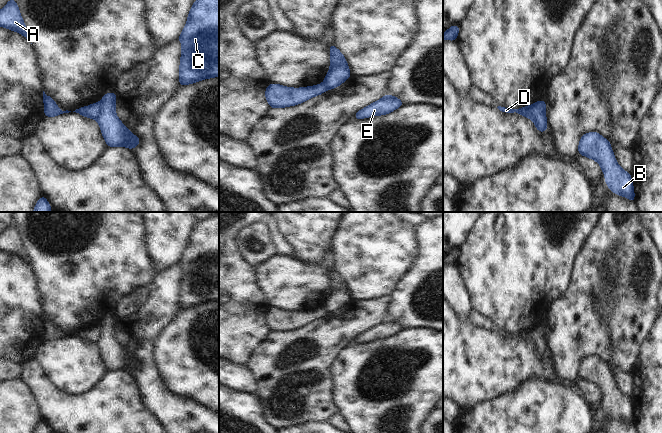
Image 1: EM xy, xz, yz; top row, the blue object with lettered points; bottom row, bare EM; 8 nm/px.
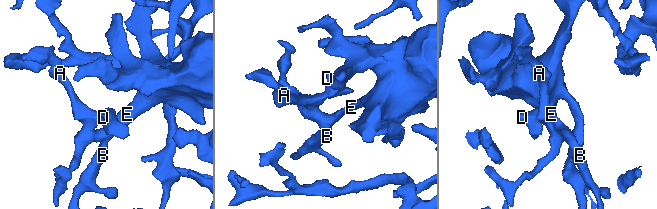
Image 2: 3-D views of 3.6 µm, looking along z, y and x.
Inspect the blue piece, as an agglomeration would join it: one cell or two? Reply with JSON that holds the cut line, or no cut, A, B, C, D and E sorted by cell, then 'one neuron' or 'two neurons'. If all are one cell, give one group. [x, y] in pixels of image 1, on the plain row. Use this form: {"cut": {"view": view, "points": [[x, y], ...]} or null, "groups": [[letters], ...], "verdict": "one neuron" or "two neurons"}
{"cut": {"view": "xy", "points": [[101, 326], [99, 339], [96, 342]]}, "groups": [["A", "B", "C", "E"], ["D"]], "verdict": "two neurons"}

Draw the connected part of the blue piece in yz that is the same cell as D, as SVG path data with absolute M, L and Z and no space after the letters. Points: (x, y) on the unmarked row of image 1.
M540 324L530 330L518 332L518 333L505 332L501 330L498 330L497 332L500 335L508 337L508 338L517 336L525 341L528 341L535 347L536 353L539 356L546 356L547 355L547 342L541 332L541 327L543 325L544 324Z

